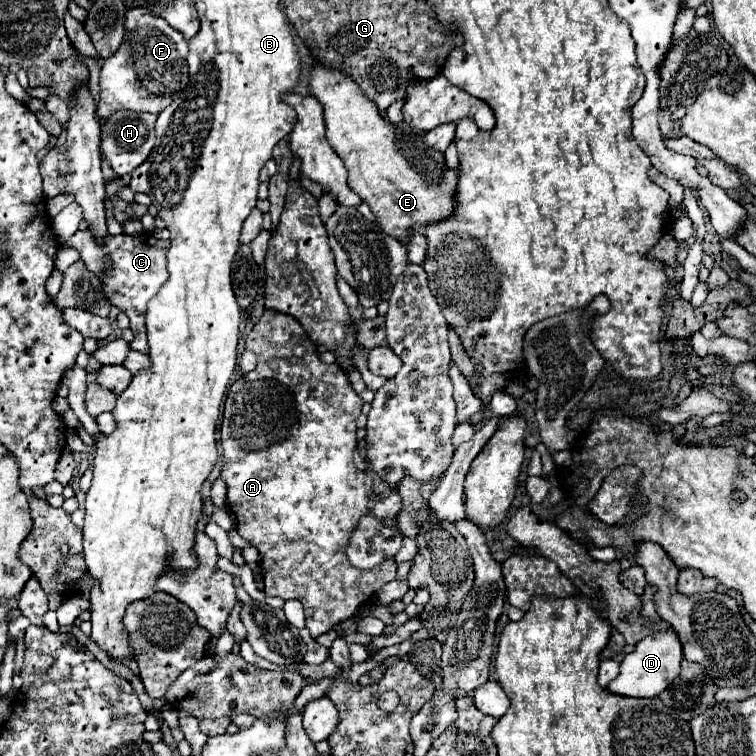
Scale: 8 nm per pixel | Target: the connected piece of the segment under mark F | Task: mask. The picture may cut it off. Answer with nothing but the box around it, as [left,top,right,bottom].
[98,7,188,119]

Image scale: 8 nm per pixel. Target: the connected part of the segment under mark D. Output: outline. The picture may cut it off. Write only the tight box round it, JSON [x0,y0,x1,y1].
[608,627,682,697]

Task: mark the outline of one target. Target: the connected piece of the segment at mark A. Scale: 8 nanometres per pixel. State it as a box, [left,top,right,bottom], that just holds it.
[220,309,400,639]

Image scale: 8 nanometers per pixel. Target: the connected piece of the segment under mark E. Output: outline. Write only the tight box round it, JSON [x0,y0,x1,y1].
[308,59,458,243]

